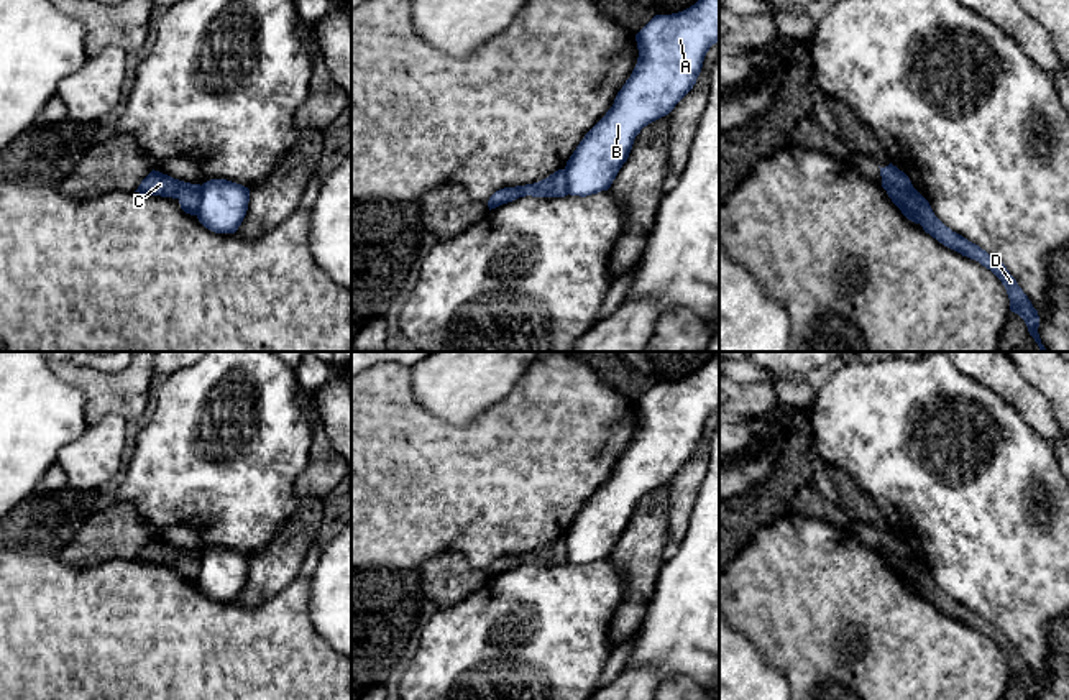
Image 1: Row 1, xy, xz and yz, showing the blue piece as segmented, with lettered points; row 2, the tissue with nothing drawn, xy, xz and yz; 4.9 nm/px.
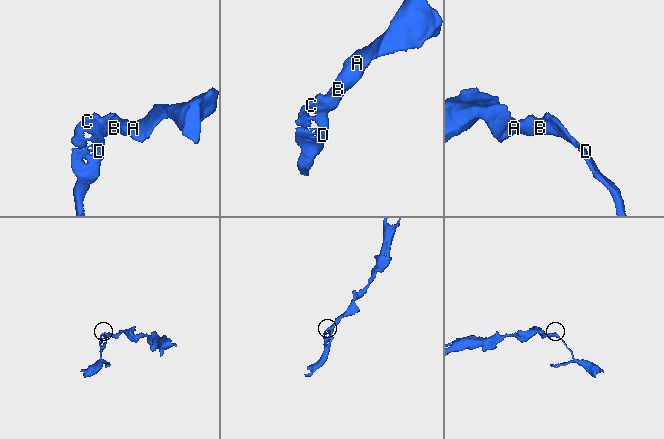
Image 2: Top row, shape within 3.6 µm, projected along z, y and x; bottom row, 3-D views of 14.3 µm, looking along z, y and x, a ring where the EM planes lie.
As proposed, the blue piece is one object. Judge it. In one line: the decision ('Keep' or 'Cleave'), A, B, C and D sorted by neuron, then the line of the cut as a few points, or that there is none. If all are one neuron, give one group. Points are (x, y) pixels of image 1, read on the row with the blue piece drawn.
Cleave. Groups: A B / C D. Split along yz (882, 183), (889, 183), (915, 207), (920, 224)

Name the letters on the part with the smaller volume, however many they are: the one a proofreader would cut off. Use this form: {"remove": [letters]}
{"remove": ["C", "D"]}

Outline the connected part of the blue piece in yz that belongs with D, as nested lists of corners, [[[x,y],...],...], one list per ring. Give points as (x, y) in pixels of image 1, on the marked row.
[[[892,163],[885,168],[880,168],[882,184],[893,186],[905,200],[911,202],[916,210],[921,215],[921,227],[926,233],[929,233],[933,238],[936,238],[944,246],[961,253],[962,256],[967,256],[970,260],[979,261],[982,266],[990,269],[1005,286],[1008,299],[1010,299],[1010,311],[1018,314],[1026,327],[1030,335],[1035,338],[1041,352],[1046,352],[1044,345],[1041,343],[1038,327],[1039,327],[1039,315],[1038,311],[1033,307],[1028,296],[1023,292],[1023,289],[1018,286],[1016,279],[1010,274],[1007,266],[989,255],[985,250],[982,250],[979,245],[969,242],[962,235],[952,232],[949,227],[946,227],[933,212],[929,202],[916,200],[913,197],[913,184],[910,177],[900,171]]]

